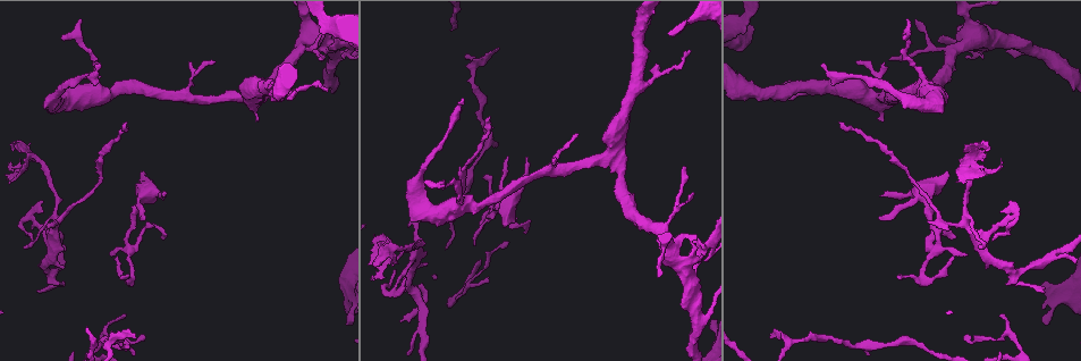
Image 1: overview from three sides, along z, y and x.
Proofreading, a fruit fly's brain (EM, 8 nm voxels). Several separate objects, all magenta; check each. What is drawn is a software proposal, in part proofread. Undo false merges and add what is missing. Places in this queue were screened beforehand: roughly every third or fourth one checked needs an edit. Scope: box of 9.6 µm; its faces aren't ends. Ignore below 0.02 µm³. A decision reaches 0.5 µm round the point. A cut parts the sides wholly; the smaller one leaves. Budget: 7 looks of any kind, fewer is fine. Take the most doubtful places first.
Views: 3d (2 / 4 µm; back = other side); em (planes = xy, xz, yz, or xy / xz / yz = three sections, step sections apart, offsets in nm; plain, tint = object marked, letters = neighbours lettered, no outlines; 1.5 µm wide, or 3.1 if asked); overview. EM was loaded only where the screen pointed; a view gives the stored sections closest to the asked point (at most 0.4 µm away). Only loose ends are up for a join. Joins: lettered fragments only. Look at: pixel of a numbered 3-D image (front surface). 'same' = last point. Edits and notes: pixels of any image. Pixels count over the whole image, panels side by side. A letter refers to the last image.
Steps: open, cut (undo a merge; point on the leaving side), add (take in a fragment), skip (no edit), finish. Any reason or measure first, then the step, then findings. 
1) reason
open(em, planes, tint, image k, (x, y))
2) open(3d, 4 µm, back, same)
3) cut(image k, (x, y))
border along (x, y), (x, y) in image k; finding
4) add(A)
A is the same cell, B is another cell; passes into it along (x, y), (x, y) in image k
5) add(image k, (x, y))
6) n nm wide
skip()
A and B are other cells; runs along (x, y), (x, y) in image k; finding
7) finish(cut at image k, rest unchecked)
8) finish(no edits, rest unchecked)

branch stops here
open(3d, 4 µm, image 1, (326, 87))

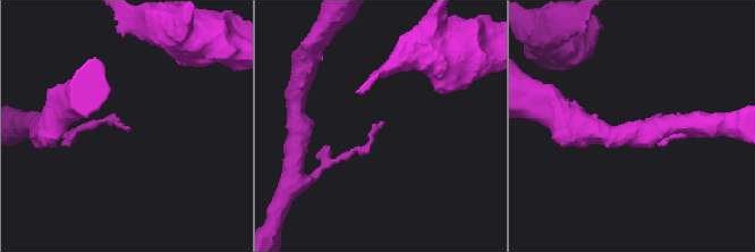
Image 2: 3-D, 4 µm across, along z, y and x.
open(em, planes, tint, image 2, (382, 123))

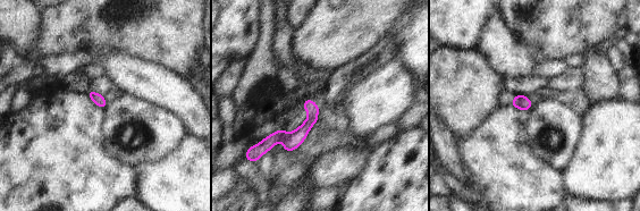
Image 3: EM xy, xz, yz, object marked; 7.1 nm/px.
open(em, planes, letters, same)

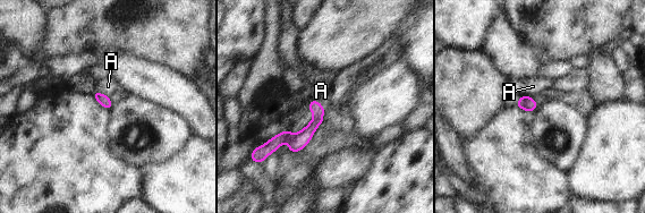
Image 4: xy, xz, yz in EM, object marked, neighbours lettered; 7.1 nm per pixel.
skip()
A is another cell; border along (311, 99), (316, 100), (324, 109) in image 4; none of them fits

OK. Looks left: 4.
branch stops here
open(em, planes, letters, image 1, (162, 235))

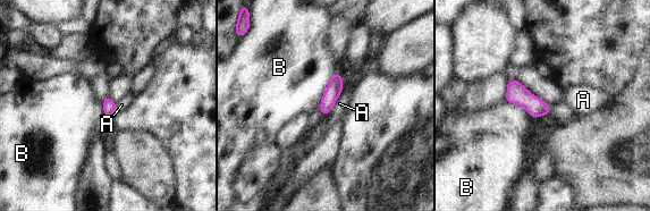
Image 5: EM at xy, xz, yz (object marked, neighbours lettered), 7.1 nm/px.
90 nm wide
skip()
A and B are other cells; runs along (337, 76), (336, 86), (323, 110) in image 5; no lettered fragment goes on from it

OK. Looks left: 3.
arms part here
open(3d, 2 µm, image 1, (880, 97))

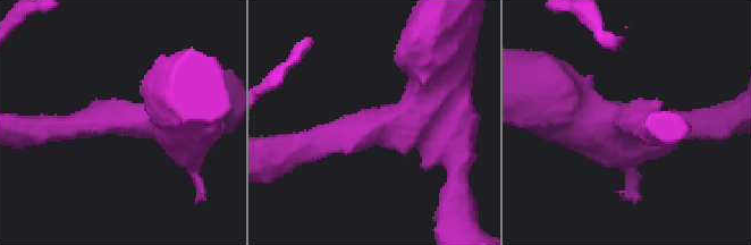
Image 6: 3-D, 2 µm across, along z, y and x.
open(em, planes, letters, image 6, (411, 124))

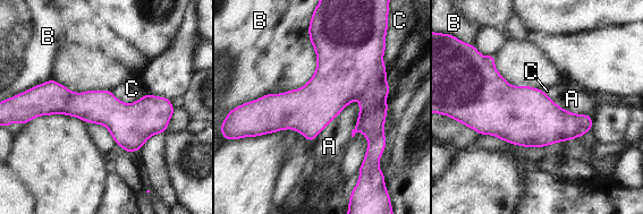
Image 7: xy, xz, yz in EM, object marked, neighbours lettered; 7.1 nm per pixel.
skip()
A, B and C are other cells; border along (360, 101), (349, 102), (328, 123) in image 7; one neuron here

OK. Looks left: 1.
finish(no edits, rest unchecked)

